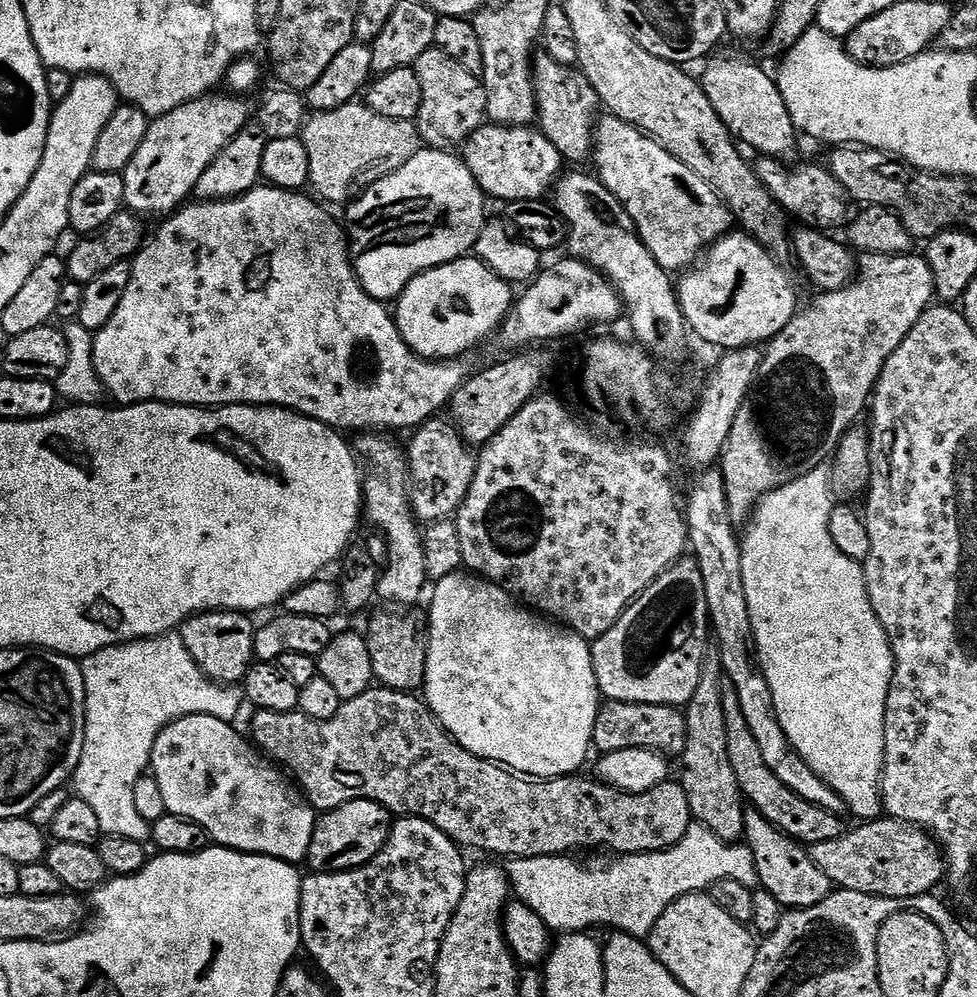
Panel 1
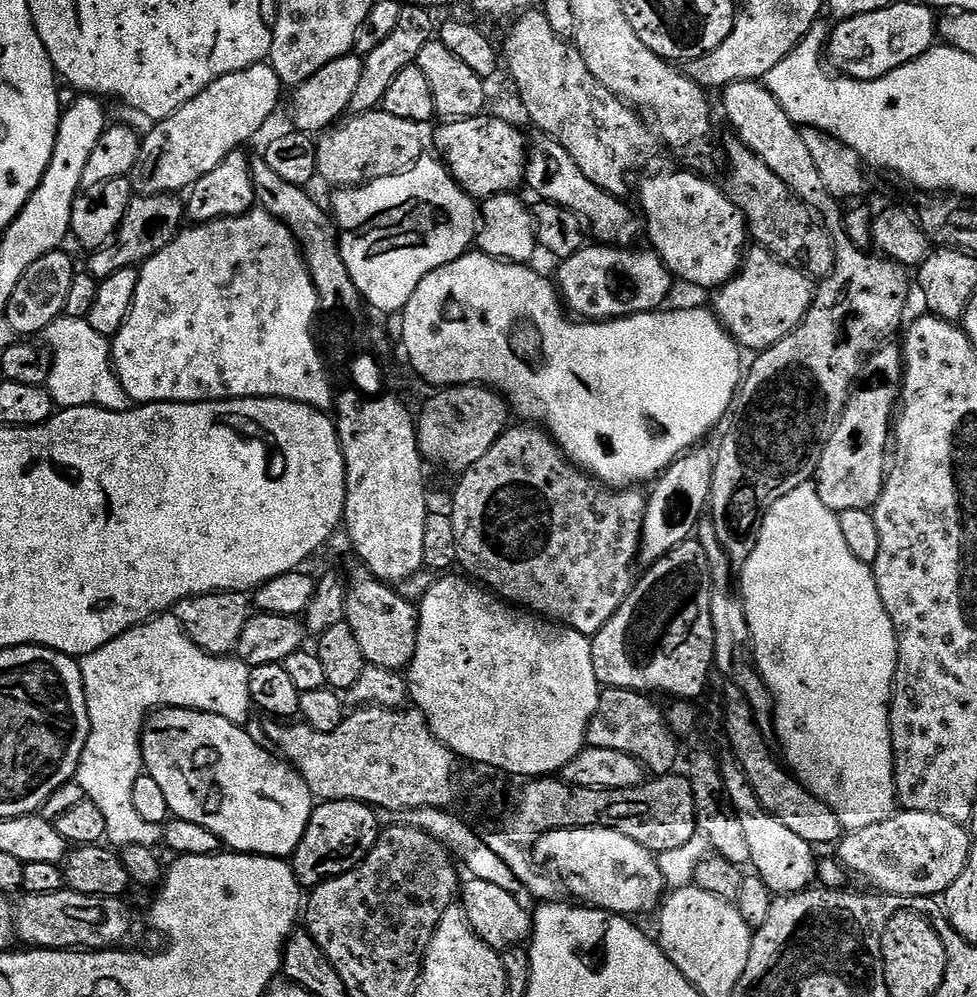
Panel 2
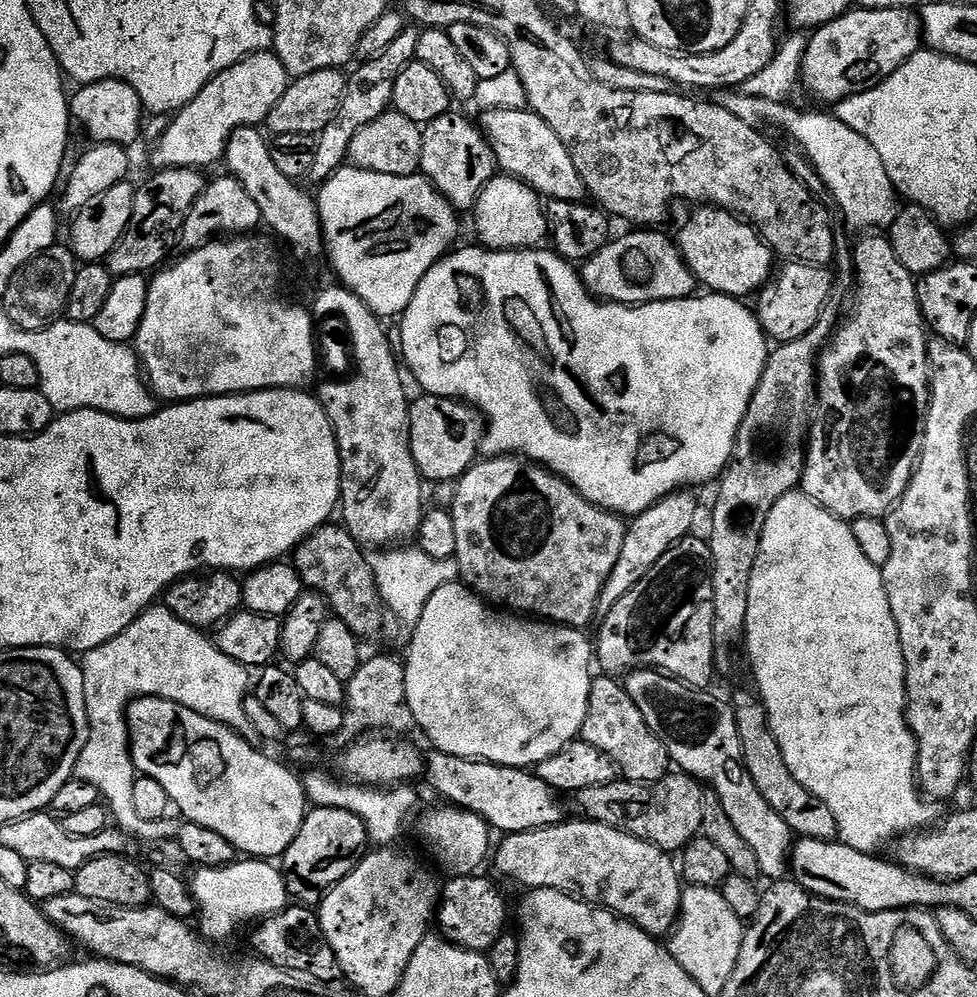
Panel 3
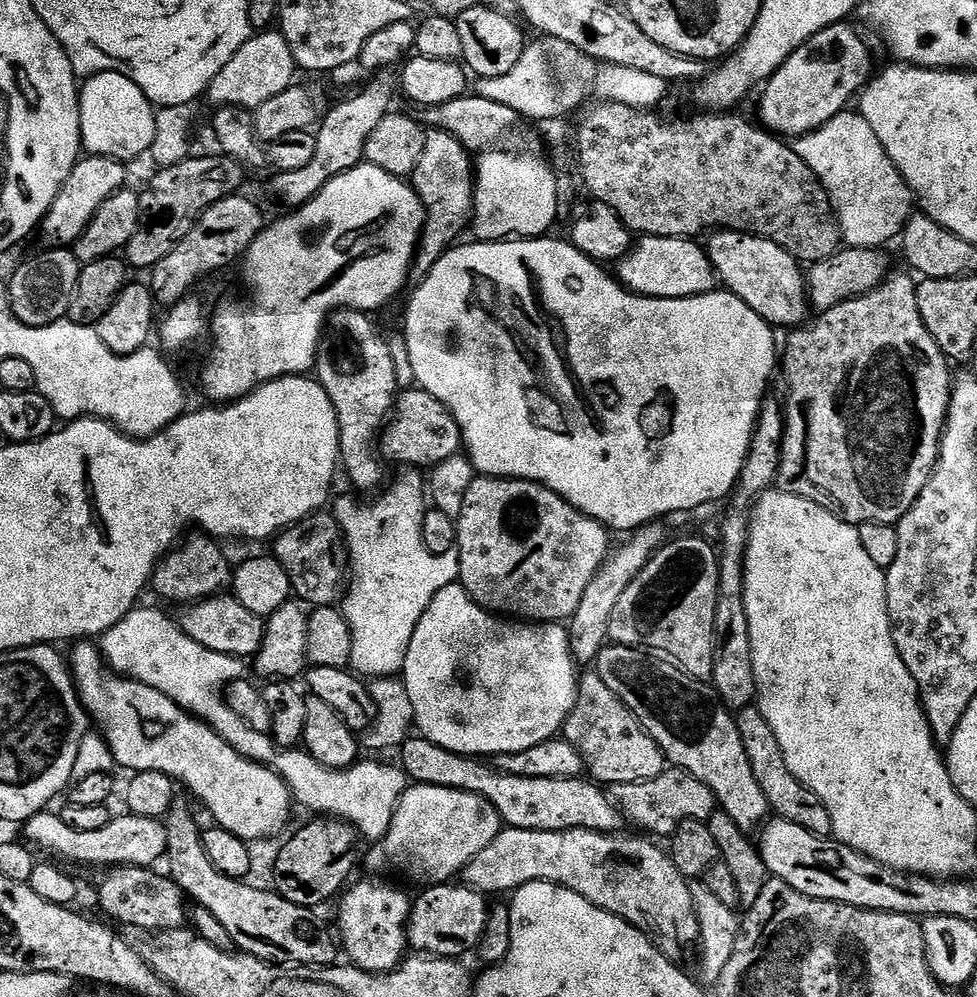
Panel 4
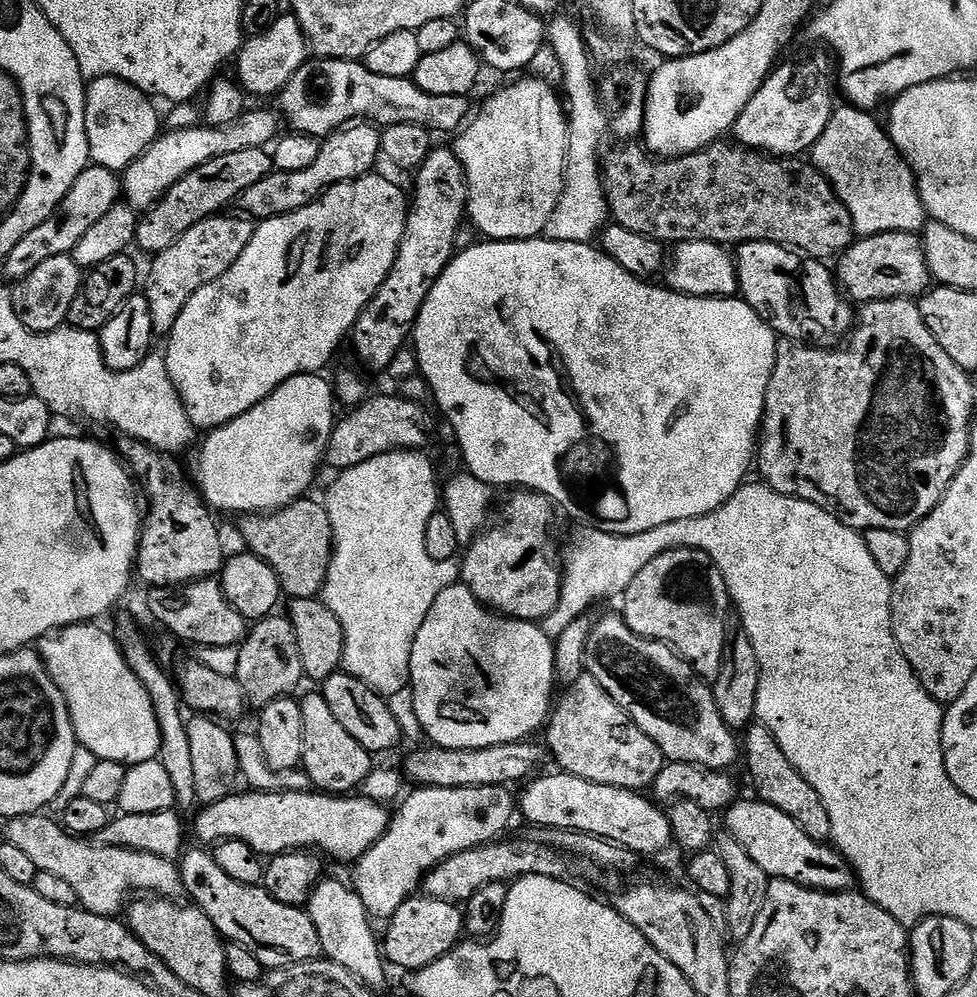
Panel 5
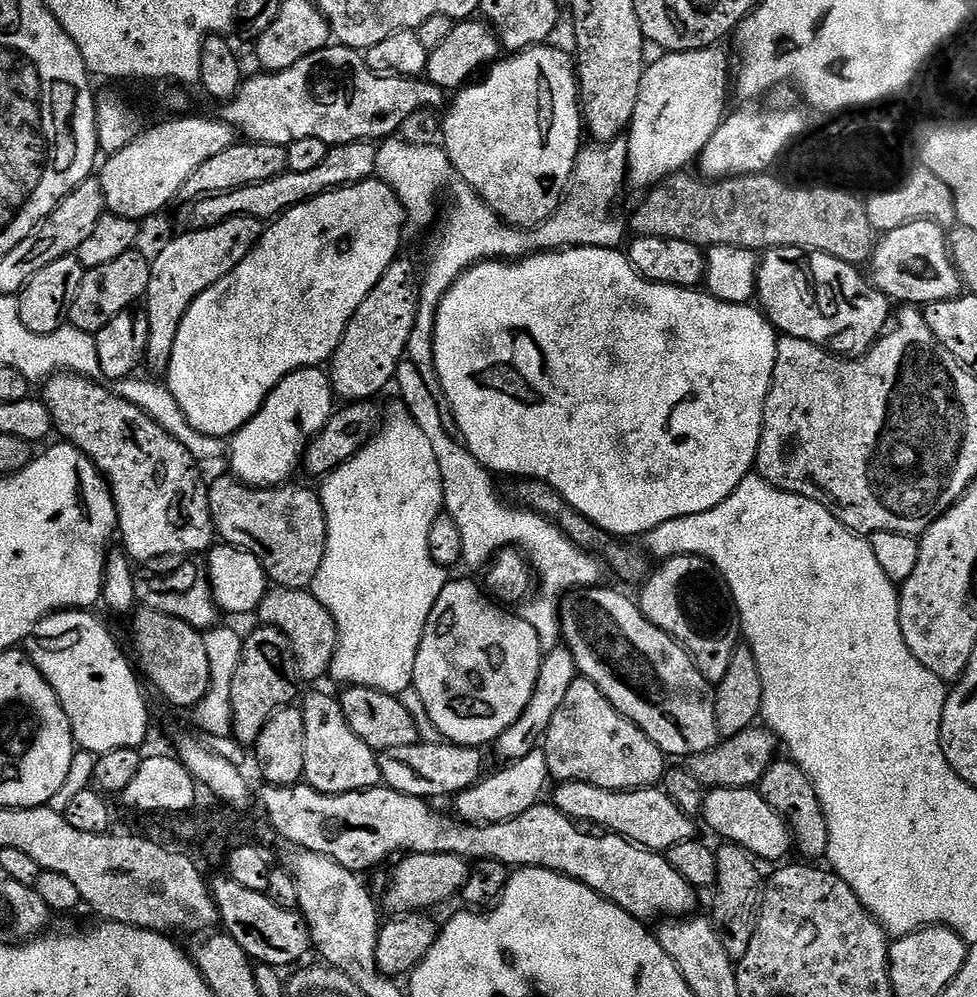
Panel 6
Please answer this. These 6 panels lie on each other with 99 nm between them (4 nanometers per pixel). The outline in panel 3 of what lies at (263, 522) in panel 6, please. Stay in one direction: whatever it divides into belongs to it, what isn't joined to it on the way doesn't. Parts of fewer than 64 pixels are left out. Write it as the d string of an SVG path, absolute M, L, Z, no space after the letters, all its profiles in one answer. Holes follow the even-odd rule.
M336 522L326 523L311 532L294 550L294 567L305 589L319 592L327 600L331 615L346 622L358 638L378 635L384 616L386 620L386 609L372 575L372 561L364 552L347 528Z

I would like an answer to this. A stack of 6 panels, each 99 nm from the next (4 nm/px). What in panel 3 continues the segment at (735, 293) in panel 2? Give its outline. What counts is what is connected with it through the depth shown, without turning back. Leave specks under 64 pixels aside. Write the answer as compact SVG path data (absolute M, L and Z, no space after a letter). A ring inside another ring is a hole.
M788 262L774 278L760 289L755 297L754 311L769 341L777 345L802 338L825 315L828 299L832 296L832 276L827 267L819 264Z

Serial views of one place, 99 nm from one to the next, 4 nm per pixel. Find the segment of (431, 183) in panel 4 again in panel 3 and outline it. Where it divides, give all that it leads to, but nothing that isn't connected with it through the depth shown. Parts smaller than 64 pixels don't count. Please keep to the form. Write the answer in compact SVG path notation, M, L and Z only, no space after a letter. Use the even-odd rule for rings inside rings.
M449 110L442 118L434 118L434 122L423 125L420 172L451 202L457 213L465 214L475 209L482 190L497 175L498 165L496 155L479 127L459 116L456 110Z

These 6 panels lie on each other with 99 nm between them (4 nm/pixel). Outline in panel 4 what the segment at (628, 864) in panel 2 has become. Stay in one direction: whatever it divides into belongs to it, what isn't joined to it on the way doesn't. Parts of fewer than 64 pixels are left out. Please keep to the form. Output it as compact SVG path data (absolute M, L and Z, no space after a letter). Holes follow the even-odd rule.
M505 827L496 838L477 857L465 866L462 873L463 883L476 892L515 893L517 888L530 882L557 884L582 894L594 906L622 918L646 934L660 953L670 961L683 961L683 956L693 955L699 945L700 932L698 914L695 912L694 898L691 897L689 877L683 876L674 866L671 855L664 852L648 838L624 836L625 834L605 834L591 832L585 828L575 828L565 832L543 832L525 828Z

